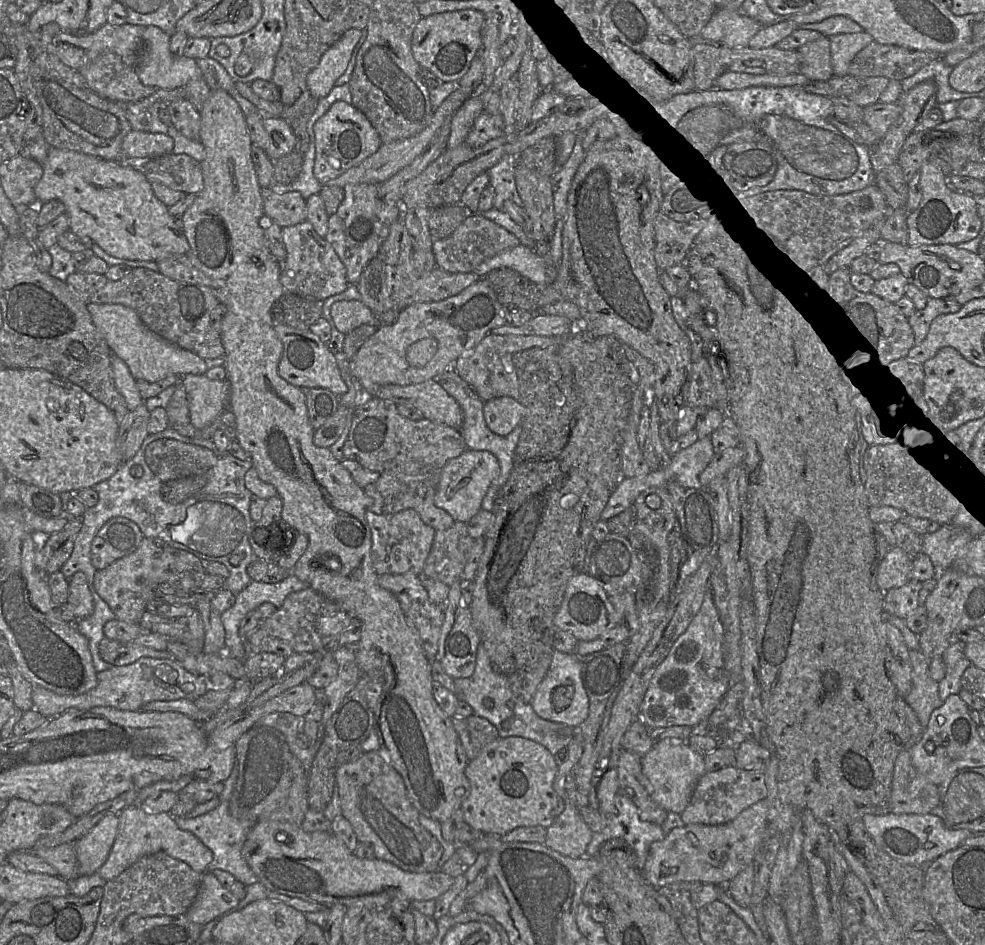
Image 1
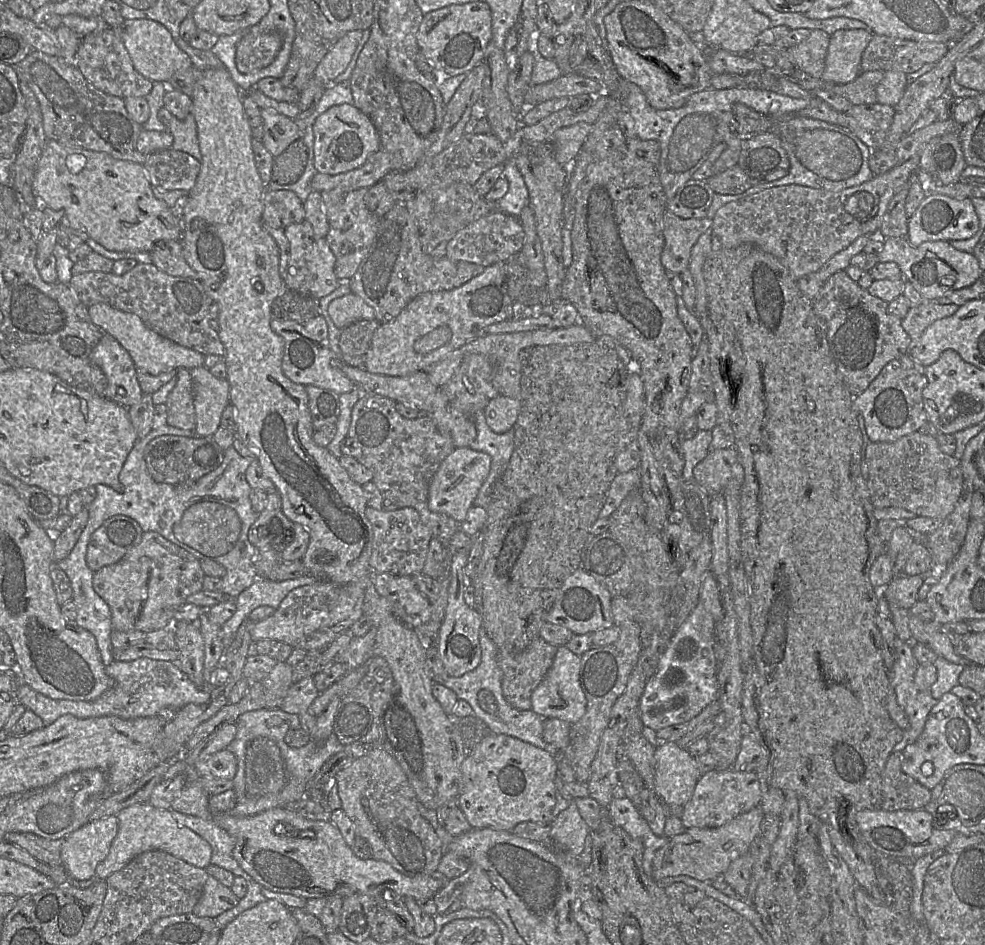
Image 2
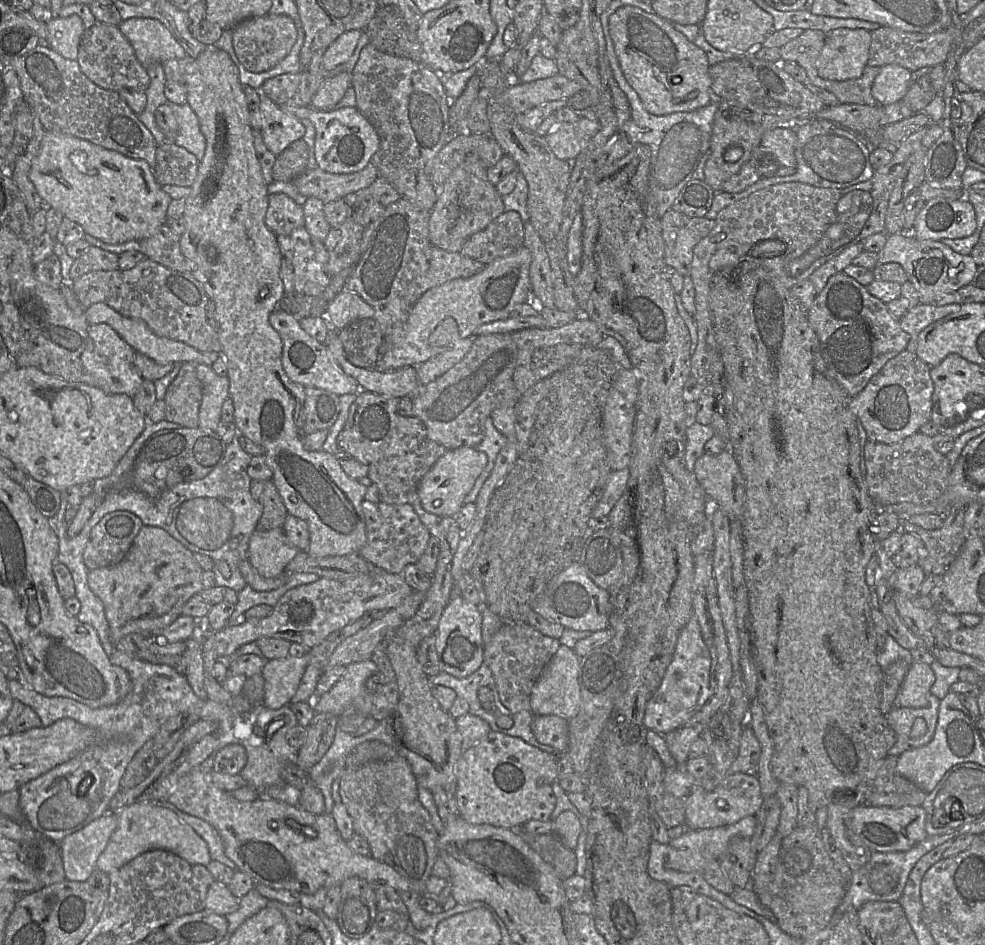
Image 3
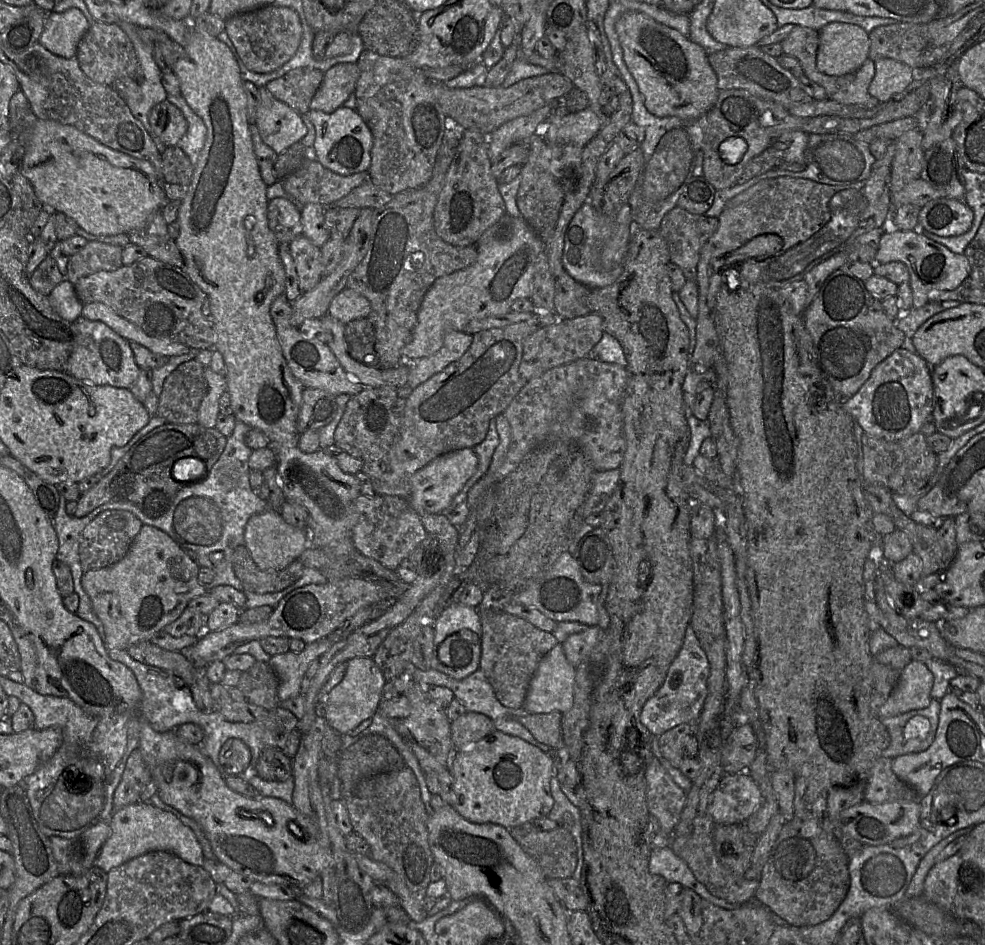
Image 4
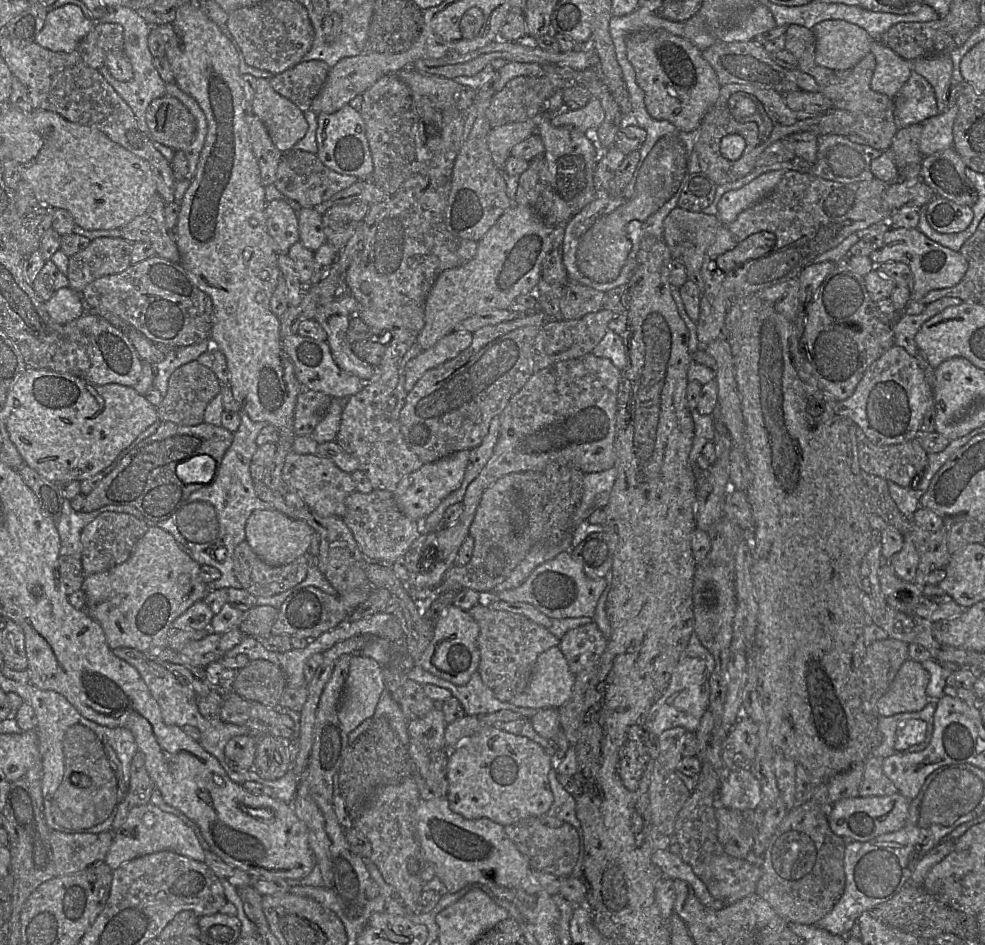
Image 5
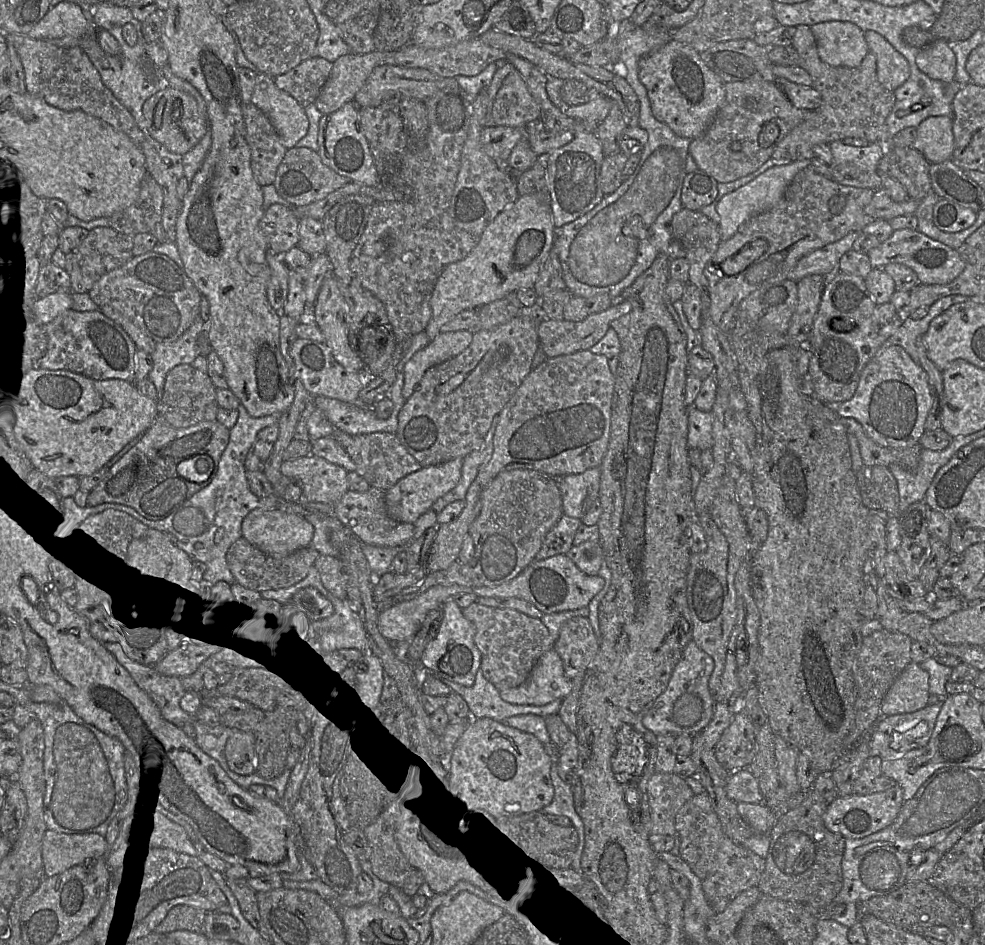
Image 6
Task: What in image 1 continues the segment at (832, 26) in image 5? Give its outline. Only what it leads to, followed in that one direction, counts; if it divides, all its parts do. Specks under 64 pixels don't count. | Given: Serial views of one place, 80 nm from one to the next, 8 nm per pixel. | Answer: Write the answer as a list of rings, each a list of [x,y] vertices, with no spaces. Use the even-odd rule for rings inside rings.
[[[865,31],[837,34],[829,39],[833,76],[848,75],[849,65],[855,55],[873,41]]]

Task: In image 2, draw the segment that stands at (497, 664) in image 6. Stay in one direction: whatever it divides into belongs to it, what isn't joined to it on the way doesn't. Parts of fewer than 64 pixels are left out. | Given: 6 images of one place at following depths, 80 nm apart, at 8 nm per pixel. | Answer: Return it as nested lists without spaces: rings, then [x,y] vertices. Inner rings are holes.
[[[538,637],[519,653],[501,653],[502,693],[518,710],[531,709],[531,695],[551,667],[558,647]]]

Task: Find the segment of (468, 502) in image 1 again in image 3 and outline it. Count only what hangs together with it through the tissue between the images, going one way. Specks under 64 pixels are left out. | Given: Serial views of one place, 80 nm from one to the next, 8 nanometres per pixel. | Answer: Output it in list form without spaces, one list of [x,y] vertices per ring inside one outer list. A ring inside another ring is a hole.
[[[473,447],[447,450],[422,477],[418,485],[422,507],[427,512],[439,516],[453,517],[456,515],[464,505],[465,497],[474,487],[487,462],[487,455]]]

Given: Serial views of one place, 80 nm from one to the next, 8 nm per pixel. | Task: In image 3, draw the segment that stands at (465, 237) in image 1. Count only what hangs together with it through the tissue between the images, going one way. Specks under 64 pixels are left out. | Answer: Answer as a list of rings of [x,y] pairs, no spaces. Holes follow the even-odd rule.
[[[505,211],[485,229],[470,236],[460,253],[484,265],[498,257],[505,257],[520,247],[524,241],[524,222],[514,211]]]

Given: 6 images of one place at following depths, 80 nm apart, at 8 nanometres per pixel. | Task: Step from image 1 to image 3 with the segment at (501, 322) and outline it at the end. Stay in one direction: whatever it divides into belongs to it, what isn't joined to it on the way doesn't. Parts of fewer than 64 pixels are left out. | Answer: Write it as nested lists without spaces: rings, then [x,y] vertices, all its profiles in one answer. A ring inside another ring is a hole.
[[[522,246],[508,256],[496,258],[472,277],[457,278],[427,290],[414,304],[406,322],[384,337],[375,369],[391,371],[406,366],[417,367],[448,351],[447,346],[432,347],[428,344],[429,335],[446,318],[456,321],[460,338],[469,338],[475,337],[480,325],[512,316],[517,304],[531,300],[530,264],[531,253]]]

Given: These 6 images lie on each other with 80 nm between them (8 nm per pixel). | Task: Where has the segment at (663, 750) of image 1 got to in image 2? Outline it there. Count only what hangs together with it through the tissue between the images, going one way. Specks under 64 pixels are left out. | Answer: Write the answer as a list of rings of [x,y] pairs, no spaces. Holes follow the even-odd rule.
[[[674,741],[661,742],[654,758],[654,792],[665,806],[683,807],[701,777],[696,758]]]

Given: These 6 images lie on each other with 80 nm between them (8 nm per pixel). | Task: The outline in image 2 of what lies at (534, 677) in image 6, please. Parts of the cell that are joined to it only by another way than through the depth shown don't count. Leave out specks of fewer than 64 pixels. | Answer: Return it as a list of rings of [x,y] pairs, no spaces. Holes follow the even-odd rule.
[[[566,645],[559,646],[551,667],[531,695],[531,709],[544,718],[557,718],[574,724],[586,711],[586,698],[580,685],[581,656],[574,654]]]

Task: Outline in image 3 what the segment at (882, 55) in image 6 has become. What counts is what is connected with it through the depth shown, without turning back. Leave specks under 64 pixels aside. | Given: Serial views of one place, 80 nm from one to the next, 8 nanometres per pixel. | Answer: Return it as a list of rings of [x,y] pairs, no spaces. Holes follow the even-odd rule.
[[[897,64],[879,68],[872,84],[872,95],[881,106],[901,101],[912,83],[911,71]]]

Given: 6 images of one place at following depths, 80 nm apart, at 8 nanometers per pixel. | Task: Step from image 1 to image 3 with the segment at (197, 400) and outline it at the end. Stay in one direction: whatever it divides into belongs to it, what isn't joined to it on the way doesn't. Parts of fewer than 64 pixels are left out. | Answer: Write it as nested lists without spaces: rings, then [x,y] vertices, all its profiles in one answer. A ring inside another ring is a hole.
[[[197,364],[196,375],[202,384],[202,398],[198,411],[198,428],[216,431],[223,402],[229,397],[227,376],[217,375],[205,364]]]

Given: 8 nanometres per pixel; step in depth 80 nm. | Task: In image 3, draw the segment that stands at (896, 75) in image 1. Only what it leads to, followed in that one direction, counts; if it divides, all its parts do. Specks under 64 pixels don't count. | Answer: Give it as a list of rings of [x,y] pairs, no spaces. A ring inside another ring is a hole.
[[[952,20],[948,28],[931,33],[906,32],[888,26],[880,26],[871,31],[867,65],[882,67],[887,64],[897,64],[912,72],[923,67],[933,67],[944,63],[950,52],[951,44],[956,39],[956,31]]]

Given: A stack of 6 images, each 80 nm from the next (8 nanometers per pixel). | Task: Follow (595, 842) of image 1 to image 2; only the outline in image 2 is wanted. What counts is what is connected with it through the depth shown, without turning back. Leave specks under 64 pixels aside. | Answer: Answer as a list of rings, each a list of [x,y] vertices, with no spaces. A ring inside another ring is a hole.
[[[616,797],[612,800],[606,809],[606,818],[615,826],[622,828],[631,837],[638,838],[643,842],[643,870],[647,876],[652,878],[654,856],[669,838],[664,835],[656,836],[638,809],[626,797]]]

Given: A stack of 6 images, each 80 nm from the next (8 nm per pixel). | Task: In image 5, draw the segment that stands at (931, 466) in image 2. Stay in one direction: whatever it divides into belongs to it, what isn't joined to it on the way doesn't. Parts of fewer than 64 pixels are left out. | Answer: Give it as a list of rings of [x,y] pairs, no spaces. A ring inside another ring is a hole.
[[[856,426],[858,457],[860,469],[868,474],[879,476],[887,482],[894,482],[901,487],[916,488],[927,465],[927,452],[920,445],[918,438],[899,444],[876,444]]]

